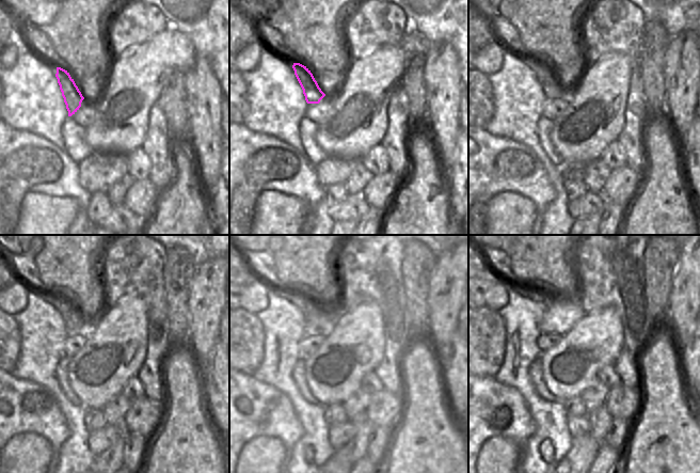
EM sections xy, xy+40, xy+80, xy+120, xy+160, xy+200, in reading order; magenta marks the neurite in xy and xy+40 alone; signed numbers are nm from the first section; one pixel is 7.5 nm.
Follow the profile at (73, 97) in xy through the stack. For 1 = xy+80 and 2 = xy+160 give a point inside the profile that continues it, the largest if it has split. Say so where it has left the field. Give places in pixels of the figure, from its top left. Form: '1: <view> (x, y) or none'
1: xy+80 (553, 90)
2: xy+160 (295, 297)

